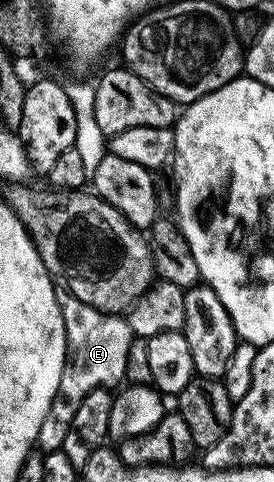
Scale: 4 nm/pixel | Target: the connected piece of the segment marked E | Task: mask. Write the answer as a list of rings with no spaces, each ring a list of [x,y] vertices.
[[[62,283],[56,287],[56,302],[66,327],[68,354],[62,371],[62,383],[58,383],[58,395],[54,395],[54,403],[50,403],[50,411],[46,411],[46,420],[38,430],[36,445],[42,447],[44,453],[63,450],[74,414],[90,391],[116,384],[119,386],[125,380],[127,356],[134,338],[132,328],[123,316],[103,313],[90,307],[90,303],[82,303],[82,299],[75,297]]]

